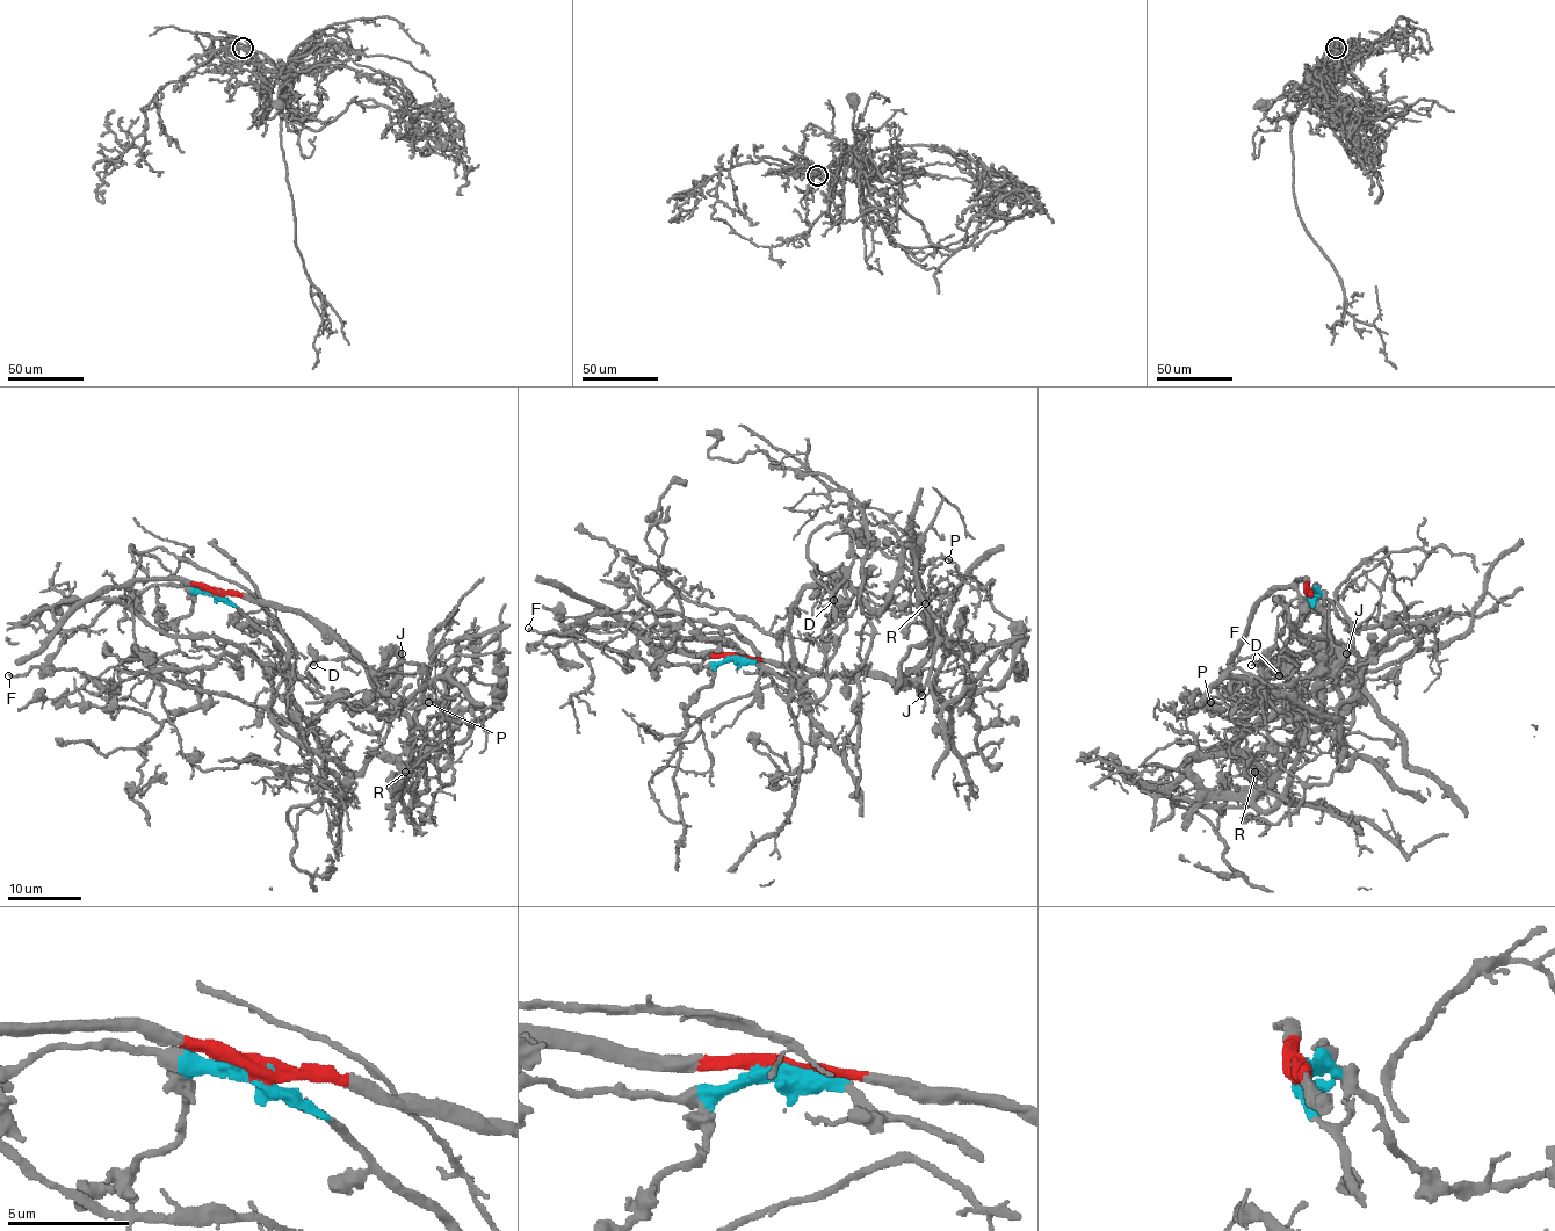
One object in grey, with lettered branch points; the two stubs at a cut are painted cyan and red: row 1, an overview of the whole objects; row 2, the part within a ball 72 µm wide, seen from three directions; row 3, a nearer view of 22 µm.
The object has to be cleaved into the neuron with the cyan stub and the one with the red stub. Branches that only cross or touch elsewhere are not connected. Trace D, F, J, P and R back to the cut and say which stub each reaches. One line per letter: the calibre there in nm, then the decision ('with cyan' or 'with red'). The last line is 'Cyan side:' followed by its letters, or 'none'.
D: 150 nm thick; with cyan
F: 170 nm thick; with cyan
J: 750 nm thick; with red
P: 140 nm thick; with red
R: 150 nm thick; with red
Cyan side: D, F

